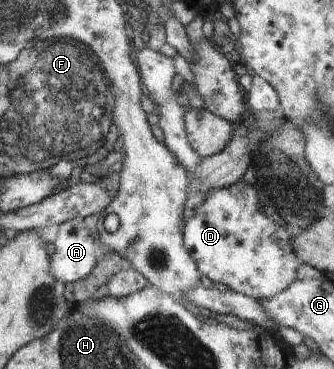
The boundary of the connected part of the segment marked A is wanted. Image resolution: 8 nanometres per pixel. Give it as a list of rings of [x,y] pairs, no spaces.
[[[83,217],[58,225],[55,253],[51,255],[51,275],[61,283],[75,284],[85,279],[97,265],[99,242],[91,235]]]

